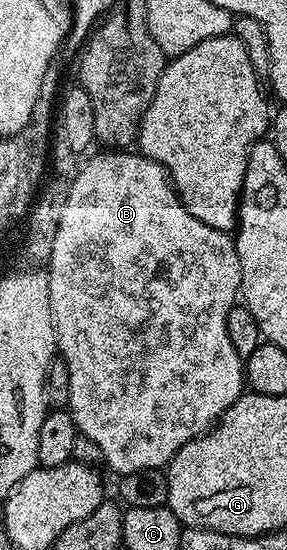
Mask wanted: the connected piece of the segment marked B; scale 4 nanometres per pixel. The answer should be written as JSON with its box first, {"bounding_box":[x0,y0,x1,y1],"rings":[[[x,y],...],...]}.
{"bounding_box":[47,150,246,476],"rings":[[[137,150],[97,151],[88,157],[90,160],[85,165],[81,164],[76,169],[76,176],[68,185],[61,202],[55,244],[47,265],[49,301],[57,325],[59,356],[60,359],[65,359],[62,360],[63,366],[69,372],[67,411],[73,415],[78,433],[97,443],[102,461],[106,465],[109,463],[117,474],[126,476],[135,470],[164,469],[183,445],[196,436],[205,435],[246,391],[243,357],[235,350],[235,346],[231,346],[231,338],[227,334],[227,314],[239,300],[241,267],[234,237],[207,226],[207,222],[199,222],[195,214],[188,212],[177,197],[177,189],[173,187],[163,166],[159,166],[154,160],[148,160]]]}

